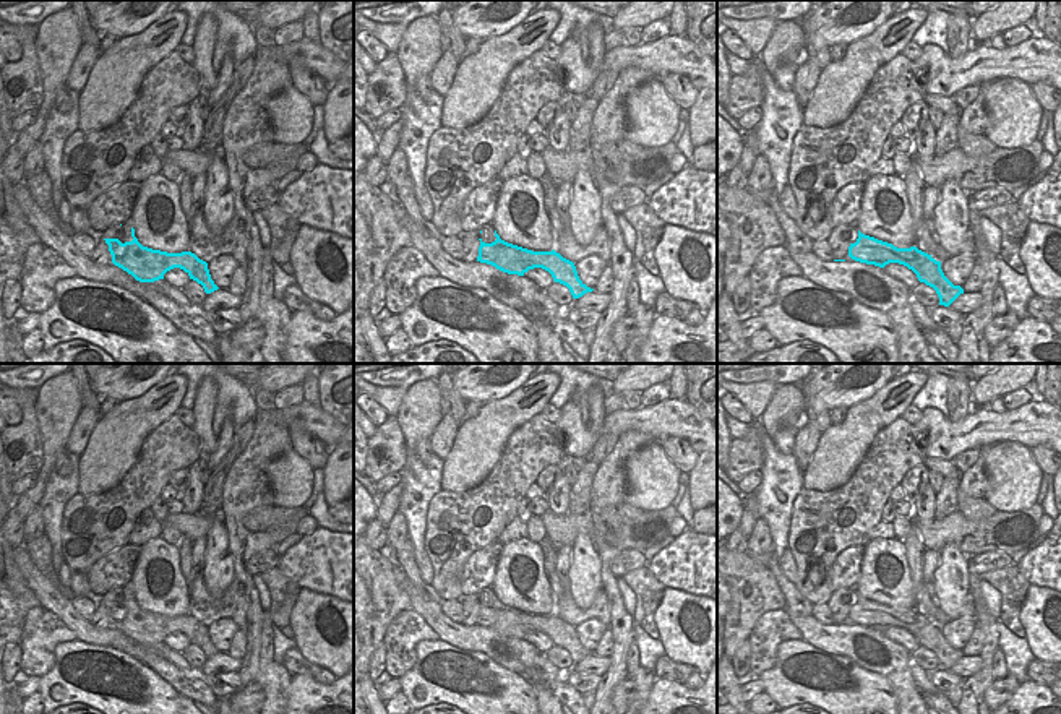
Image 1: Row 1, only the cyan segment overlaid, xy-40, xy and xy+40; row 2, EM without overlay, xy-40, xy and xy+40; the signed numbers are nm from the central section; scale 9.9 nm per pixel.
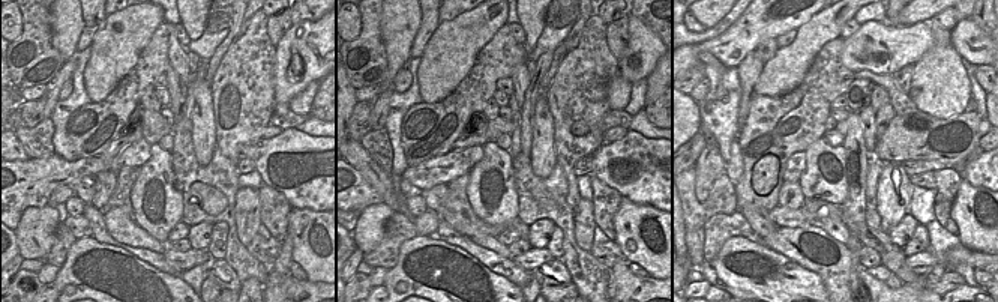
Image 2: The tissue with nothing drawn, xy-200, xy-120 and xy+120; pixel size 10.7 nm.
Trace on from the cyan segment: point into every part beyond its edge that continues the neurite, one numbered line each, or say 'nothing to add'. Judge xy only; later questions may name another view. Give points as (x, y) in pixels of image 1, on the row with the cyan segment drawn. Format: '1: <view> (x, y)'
nothing to add

